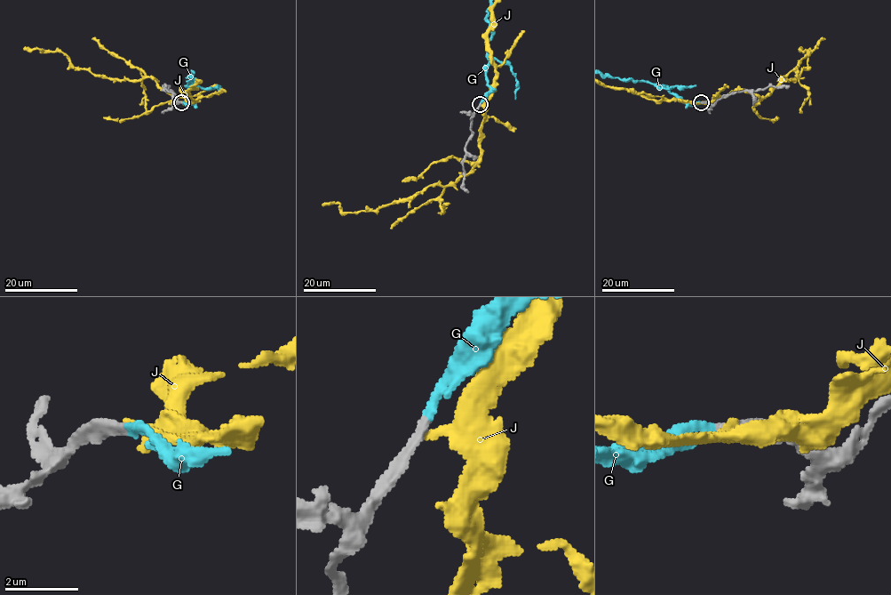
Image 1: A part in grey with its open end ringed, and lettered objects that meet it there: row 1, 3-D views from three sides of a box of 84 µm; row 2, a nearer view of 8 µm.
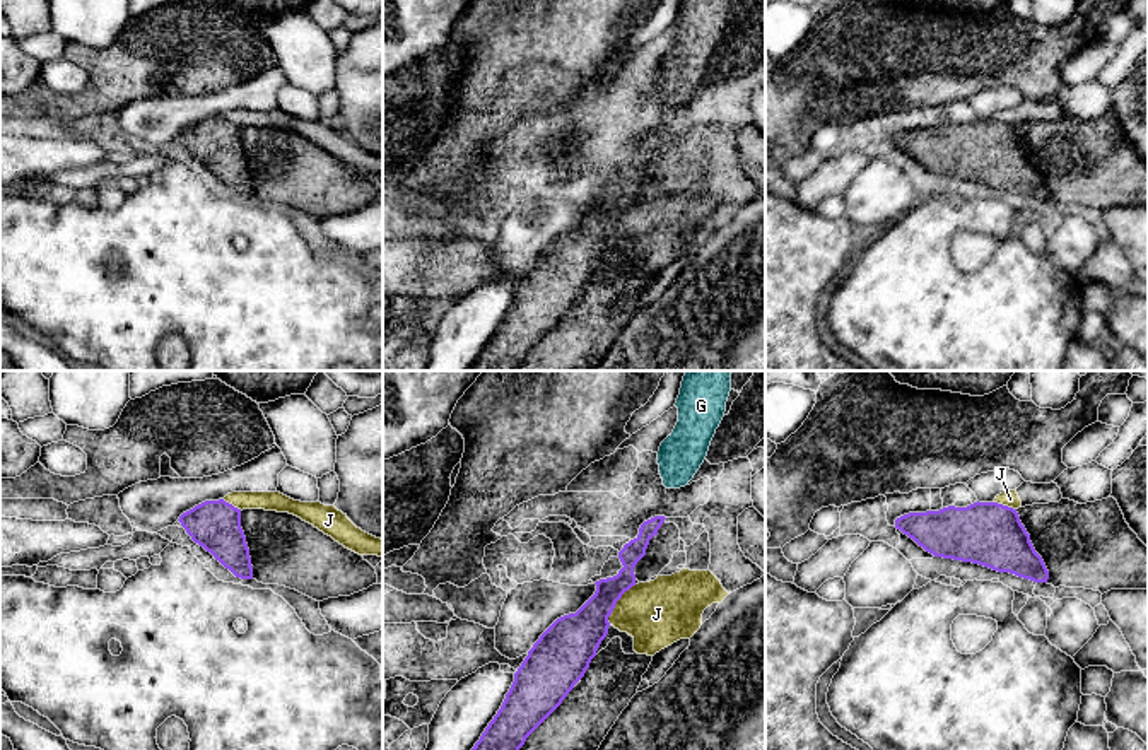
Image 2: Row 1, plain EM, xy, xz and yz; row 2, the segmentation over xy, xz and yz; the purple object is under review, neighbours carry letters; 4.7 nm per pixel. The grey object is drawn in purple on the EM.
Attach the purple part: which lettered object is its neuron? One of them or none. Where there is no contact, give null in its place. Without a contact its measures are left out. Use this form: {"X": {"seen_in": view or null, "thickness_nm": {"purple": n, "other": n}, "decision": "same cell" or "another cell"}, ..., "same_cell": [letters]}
{"G": {"seen_in": null, "decision": "same cell"}, "J": {"seen_in": "xz", "thickness_nm": {"purple": 240, "other": 320}, "decision": "another cell"}, "same_cell": ["G"]}

